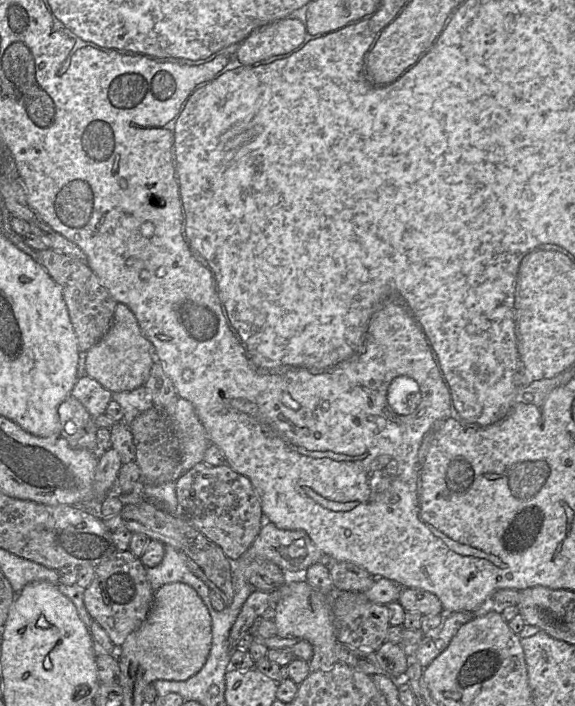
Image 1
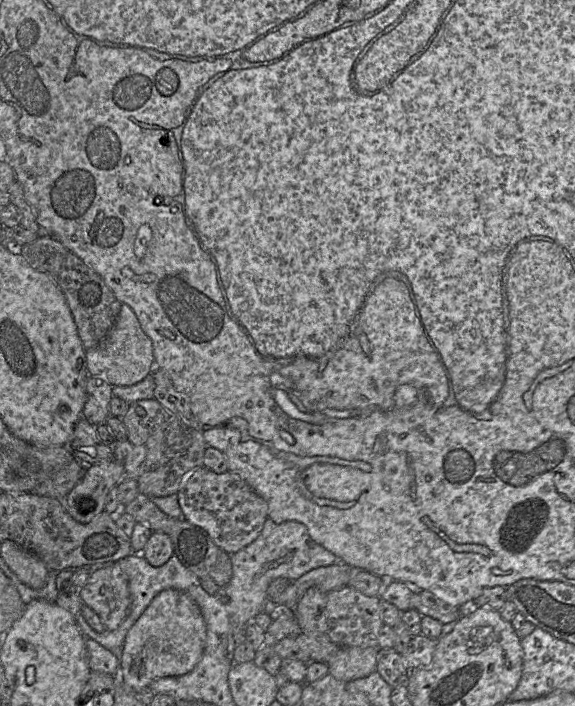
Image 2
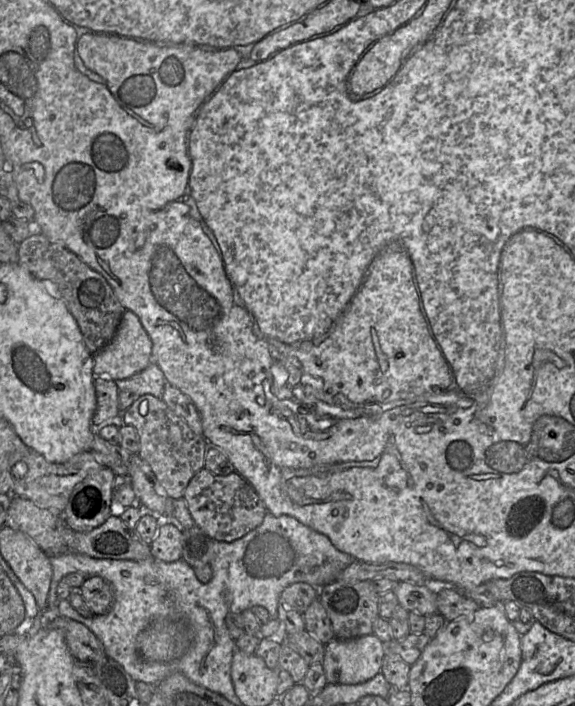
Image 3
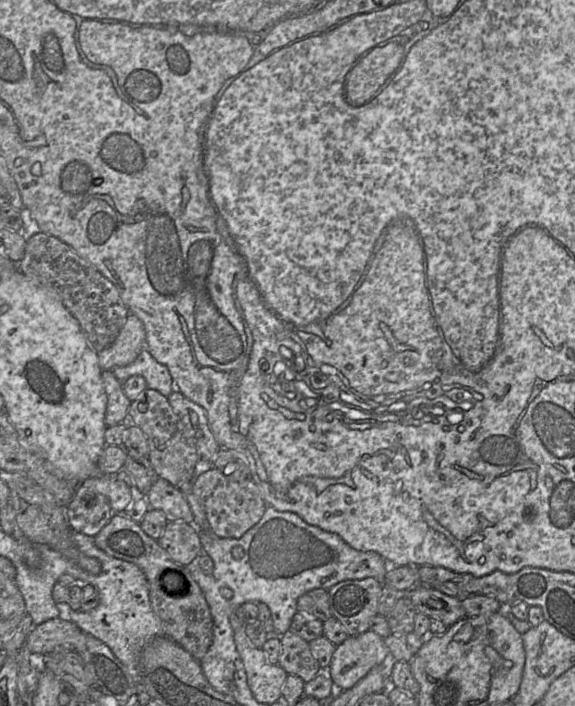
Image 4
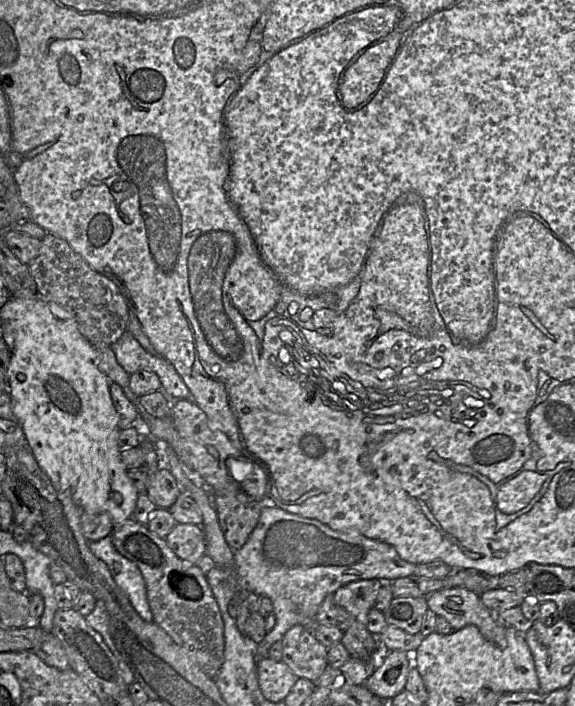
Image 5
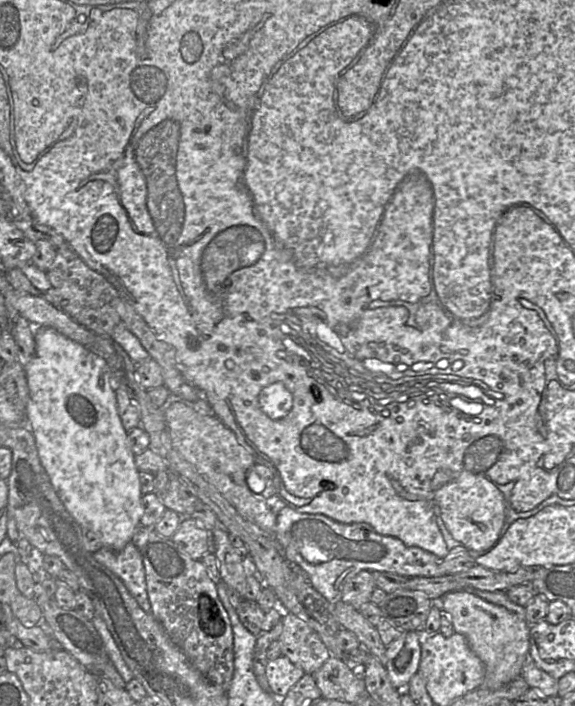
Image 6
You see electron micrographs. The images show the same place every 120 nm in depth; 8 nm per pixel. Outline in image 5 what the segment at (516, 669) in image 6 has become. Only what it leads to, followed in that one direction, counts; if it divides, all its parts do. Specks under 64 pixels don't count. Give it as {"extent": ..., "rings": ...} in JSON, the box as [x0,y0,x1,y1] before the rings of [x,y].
{"extent":[427,588,507,648],"rings":[[[444,588],[431,593],[427,605],[436,615],[444,617],[452,629],[459,630],[466,625],[475,625],[489,642],[504,648],[507,645],[505,636],[506,623],[499,619],[497,612],[490,611],[480,600],[480,595],[465,588]]]}

